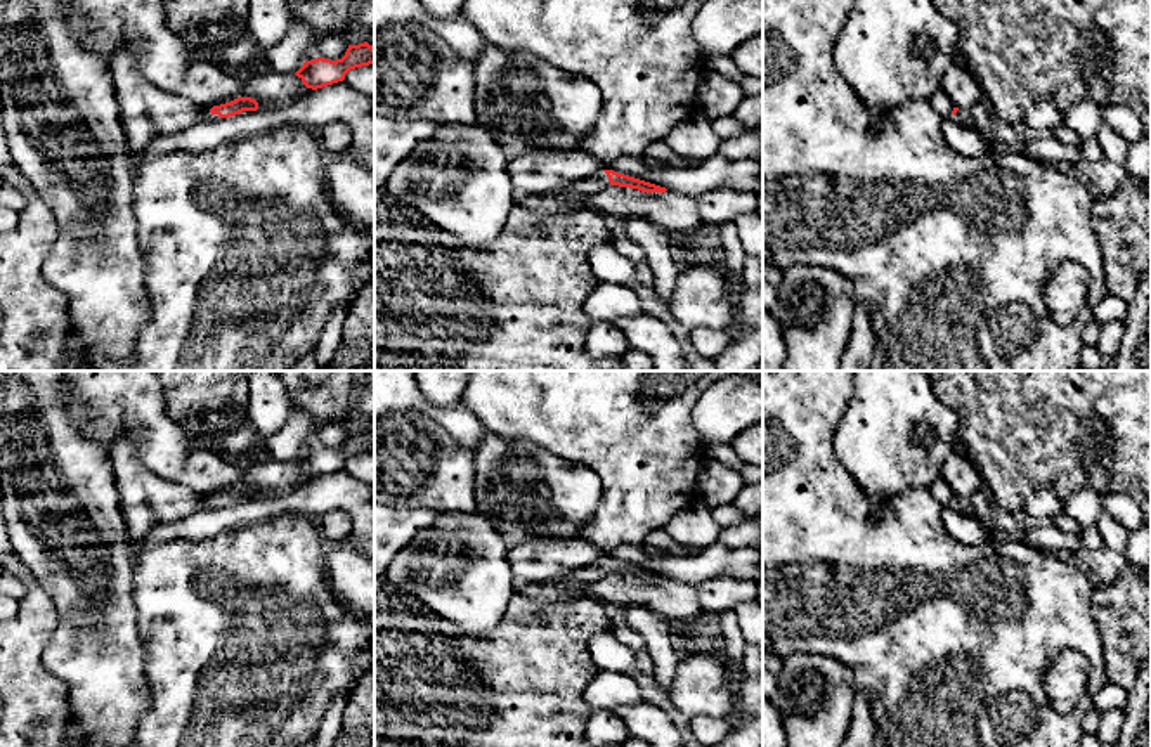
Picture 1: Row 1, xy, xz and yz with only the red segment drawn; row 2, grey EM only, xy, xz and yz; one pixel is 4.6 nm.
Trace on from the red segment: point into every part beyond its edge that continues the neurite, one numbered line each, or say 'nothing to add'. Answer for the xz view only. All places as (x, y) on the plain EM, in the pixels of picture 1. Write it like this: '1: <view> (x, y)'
1: xz (597, 571)

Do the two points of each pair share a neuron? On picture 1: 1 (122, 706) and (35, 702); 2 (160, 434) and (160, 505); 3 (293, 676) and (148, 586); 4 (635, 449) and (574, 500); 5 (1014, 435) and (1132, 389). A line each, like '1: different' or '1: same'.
1: different
2: different
3: same
4: different
5: same

